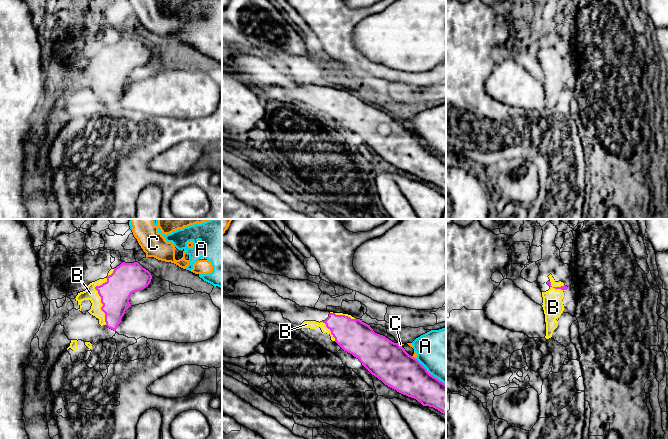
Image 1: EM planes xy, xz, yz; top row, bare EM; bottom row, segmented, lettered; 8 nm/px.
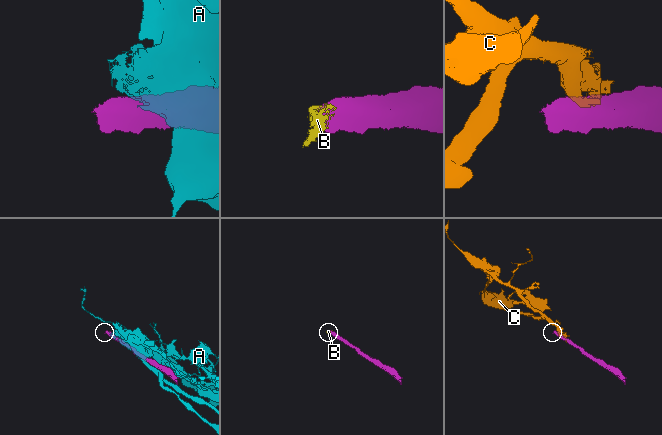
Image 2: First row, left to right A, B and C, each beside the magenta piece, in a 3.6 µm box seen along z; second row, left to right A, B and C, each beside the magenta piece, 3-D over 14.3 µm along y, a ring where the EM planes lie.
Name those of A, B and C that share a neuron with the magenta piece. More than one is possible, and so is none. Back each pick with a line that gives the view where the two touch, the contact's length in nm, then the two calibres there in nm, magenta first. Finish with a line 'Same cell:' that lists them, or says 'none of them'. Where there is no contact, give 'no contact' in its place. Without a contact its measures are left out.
B: contact in xy; length 380 nm; calibres 240 and 100 nm
Same cell: B

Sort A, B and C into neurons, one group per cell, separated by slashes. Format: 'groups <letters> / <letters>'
groups A C / B

